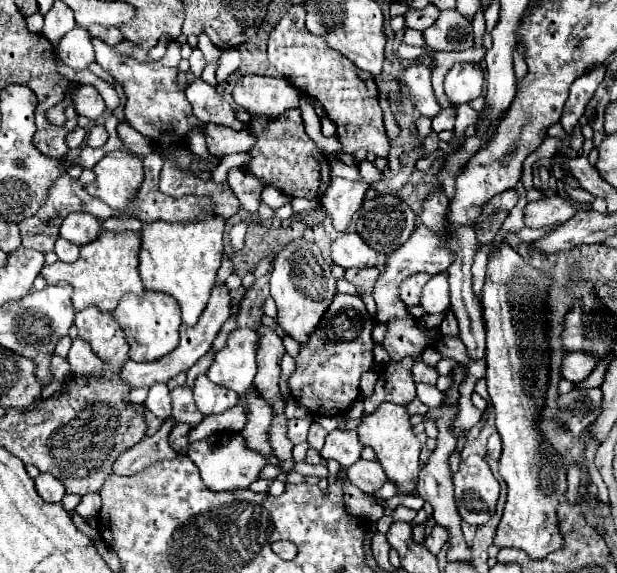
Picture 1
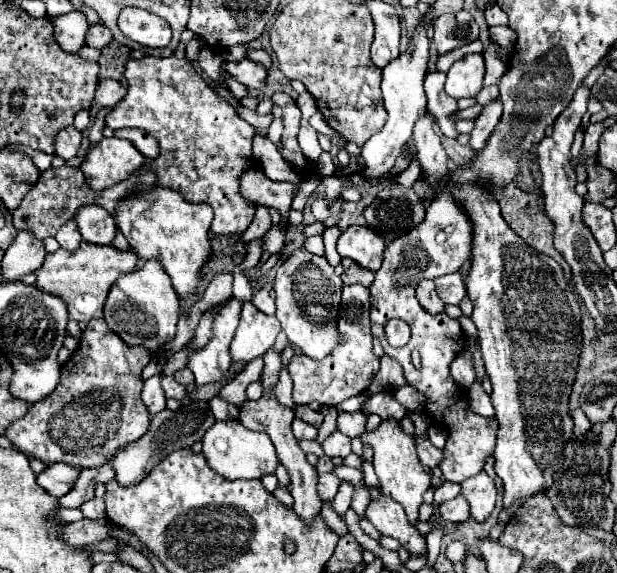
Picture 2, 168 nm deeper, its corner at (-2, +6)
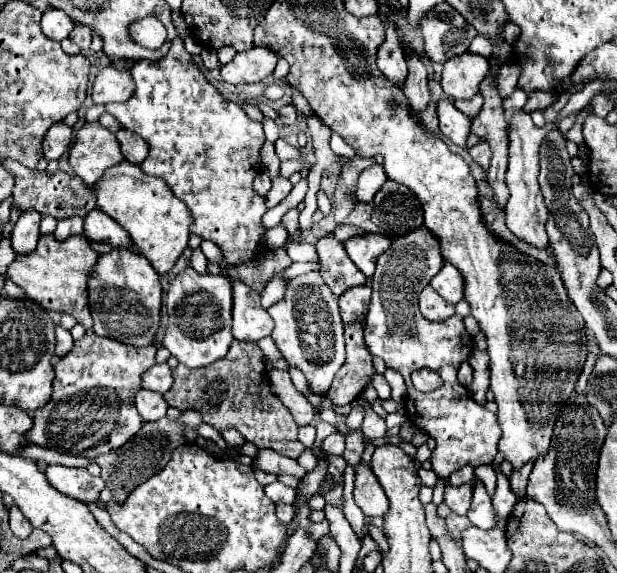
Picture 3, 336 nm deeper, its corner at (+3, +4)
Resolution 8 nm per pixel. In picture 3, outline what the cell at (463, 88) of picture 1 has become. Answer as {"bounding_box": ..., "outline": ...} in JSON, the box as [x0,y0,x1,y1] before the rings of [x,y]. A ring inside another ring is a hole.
{"bounding_box":[442,52,488,100],"outline":[[[472,52],[450,58],[442,70],[444,94],[452,100],[470,100],[480,92],[480,84],[488,76],[488,70],[488,60]]]}

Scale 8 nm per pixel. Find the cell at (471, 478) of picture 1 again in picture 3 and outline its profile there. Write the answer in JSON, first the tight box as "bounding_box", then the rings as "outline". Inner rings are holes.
{"bounding_box":[468,480,494,528],"outline":[[[480,480],[474,482],[474,496],[472,496],[472,506],[468,510],[468,518],[474,526],[478,528],[492,528],[494,526],[494,512],[492,512],[492,502],[488,492],[484,490],[484,484]]]}

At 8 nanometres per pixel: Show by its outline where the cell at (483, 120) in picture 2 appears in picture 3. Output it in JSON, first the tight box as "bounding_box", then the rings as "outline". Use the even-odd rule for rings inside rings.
{"bounding_box":[468,138,492,168],"outline":[[[480,138],[480,144],[476,144],[474,148],[468,150],[470,156],[474,158],[474,162],[478,162],[480,166],[488,168],[490,166],[490,158],[492,158],[492,152],[490,152],[490,144],[486,138]]]}

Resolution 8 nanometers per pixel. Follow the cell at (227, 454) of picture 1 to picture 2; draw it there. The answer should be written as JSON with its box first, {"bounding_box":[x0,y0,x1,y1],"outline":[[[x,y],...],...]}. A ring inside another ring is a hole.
{"bounding_box":[203,420,279,480],"outline":[[[239,420],[215,422],[203,436],[203,454],[209,462],[209,466],[227,480],[263,478],[267,474],[275,474],[275,468],[279,464],[273,442],[263,432],[247,430]]]}

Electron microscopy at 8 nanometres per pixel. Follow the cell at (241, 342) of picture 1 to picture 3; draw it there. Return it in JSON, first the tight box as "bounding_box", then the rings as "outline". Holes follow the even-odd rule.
{"bounding_box":[232,280,272,342],"outline":[[[232,280],[234,288],[234,322],[232,336],[240,342],[258,342],[272,334],[272,318],[260,306],[260,298],[248,286]]]}

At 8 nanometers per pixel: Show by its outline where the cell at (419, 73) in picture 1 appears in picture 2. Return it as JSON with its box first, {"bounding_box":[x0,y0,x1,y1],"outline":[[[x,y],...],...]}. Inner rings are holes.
{"bounding_box":[425,72,459,138],"outline":[[[431,72],[425,78],[425,92],[427,92],[427,110],[437,118],[437,124],[441,132],[447,138],[457,138],[459,132],[455,130],[455,116],[459,112],[457,100],[447,96],[443,90],[445,84],[445,74],[443,72]]]}

